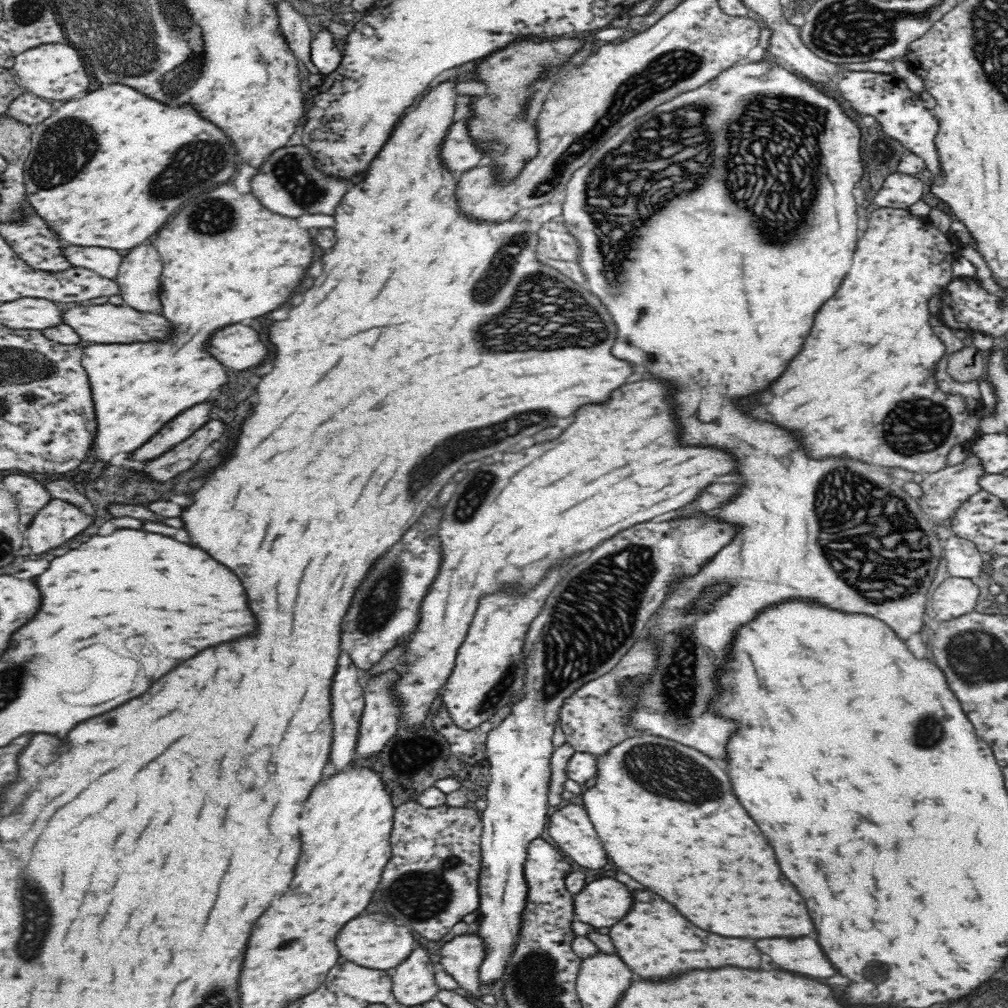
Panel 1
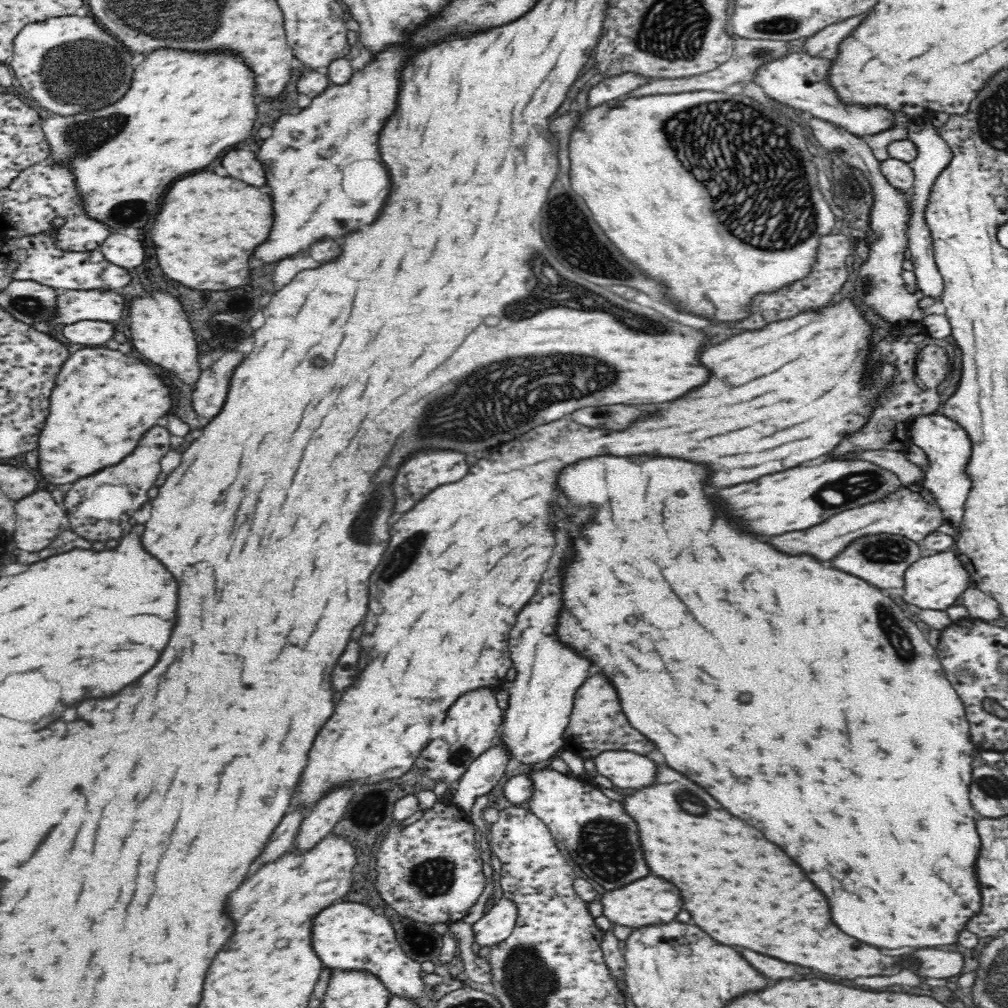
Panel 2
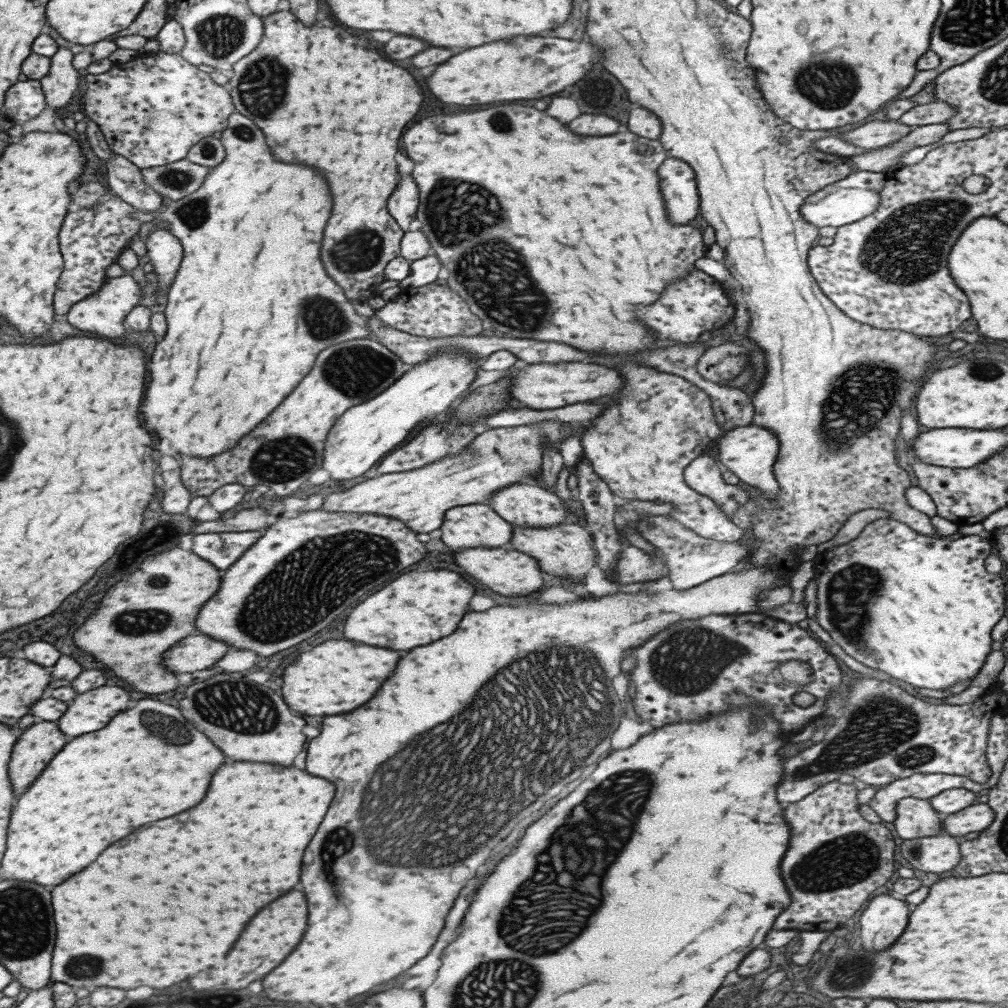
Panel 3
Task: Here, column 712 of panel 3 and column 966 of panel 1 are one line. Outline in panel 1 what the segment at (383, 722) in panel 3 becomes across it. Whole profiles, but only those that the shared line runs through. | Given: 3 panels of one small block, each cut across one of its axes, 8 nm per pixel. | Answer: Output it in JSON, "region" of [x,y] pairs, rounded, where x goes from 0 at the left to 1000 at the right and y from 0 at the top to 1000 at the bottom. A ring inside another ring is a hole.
{"region":[[[937,573],[925,589],[925,601],[930,614],[942,616],[966,606],[972,586],[962,573]]]}

